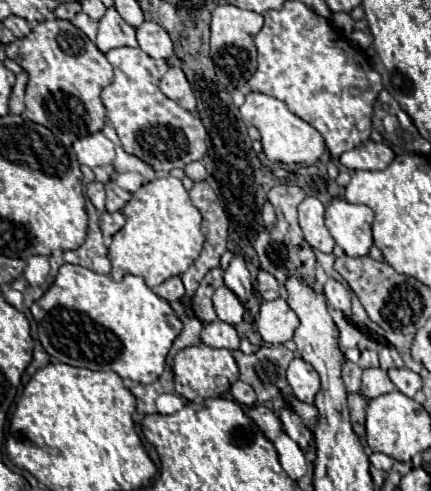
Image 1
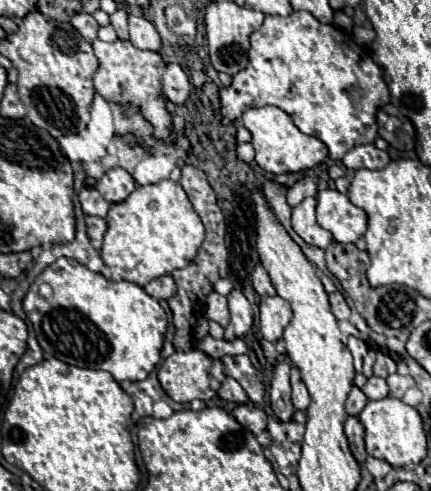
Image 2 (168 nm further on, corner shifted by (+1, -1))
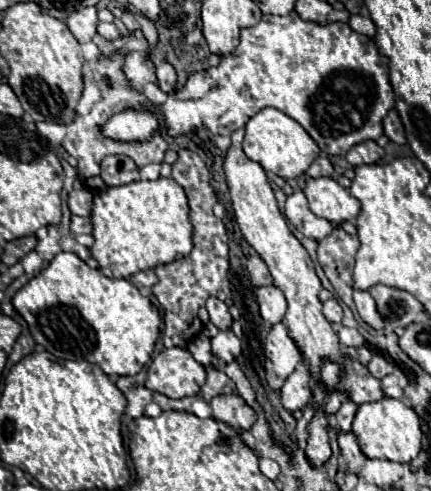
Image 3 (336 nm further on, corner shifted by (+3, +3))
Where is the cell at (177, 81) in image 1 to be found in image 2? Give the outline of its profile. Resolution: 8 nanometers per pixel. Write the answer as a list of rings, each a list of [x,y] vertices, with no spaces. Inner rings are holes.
[[[177,63],[167,65],[163,73],[163,93],[175,105],[183,105],[189,99],[191,83],[189,83],[187,73],[181,69],[181,65]]]

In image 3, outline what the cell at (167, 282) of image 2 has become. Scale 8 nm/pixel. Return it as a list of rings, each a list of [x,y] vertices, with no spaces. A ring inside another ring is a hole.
[[[147,269],[147,271],[139,271],[137,275],[131,275],[129,281],[139,289],[149,289],[149,287],[153,287],[157,283],[157,277],[155,277],[153,269]]]

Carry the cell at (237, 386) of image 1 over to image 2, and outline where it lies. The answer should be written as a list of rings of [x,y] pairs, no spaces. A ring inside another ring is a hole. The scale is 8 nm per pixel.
[[[227,377],[223,383],[221,383],[221,389],[219,389],[219,397],[225,399],[225,401],[233,401],[233,403],[247,403],[249,397],[247,393],[243,393],[243,387],[233,379],[233,377]]]

